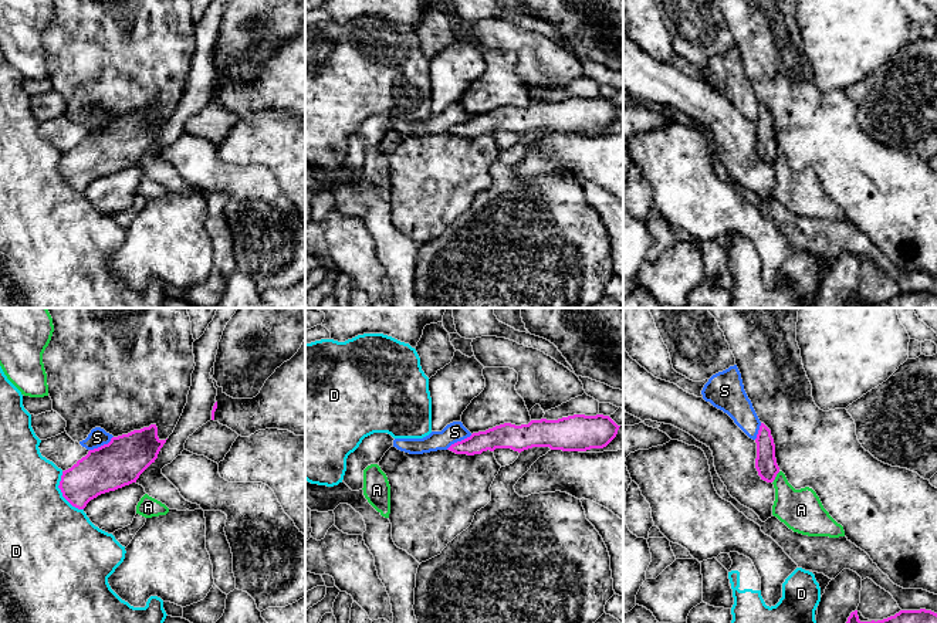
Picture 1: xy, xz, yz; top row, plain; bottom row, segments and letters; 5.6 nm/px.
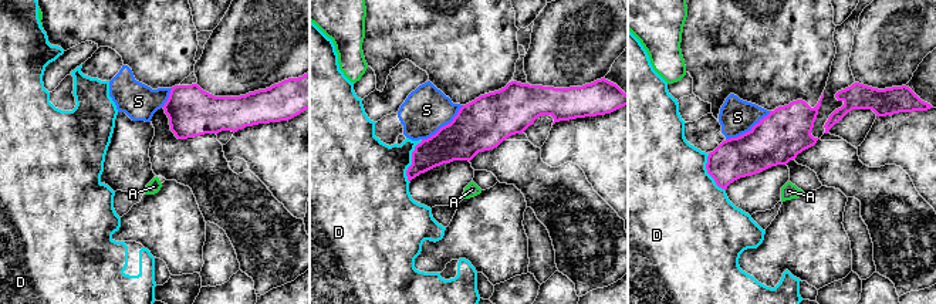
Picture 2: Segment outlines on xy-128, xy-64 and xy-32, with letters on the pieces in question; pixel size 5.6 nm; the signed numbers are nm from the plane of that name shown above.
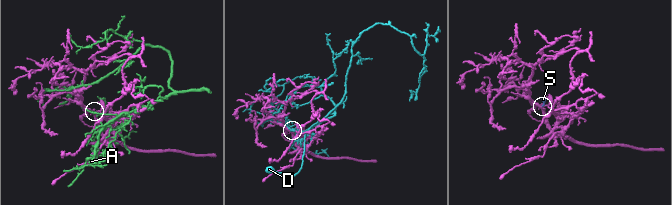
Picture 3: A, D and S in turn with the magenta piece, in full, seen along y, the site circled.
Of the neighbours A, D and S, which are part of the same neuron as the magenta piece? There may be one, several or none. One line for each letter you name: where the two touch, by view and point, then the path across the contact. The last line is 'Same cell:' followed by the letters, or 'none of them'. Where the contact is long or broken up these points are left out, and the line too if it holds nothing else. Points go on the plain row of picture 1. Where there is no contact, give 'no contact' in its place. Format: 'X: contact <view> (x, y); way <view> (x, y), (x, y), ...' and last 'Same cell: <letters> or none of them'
Same cell: none of them

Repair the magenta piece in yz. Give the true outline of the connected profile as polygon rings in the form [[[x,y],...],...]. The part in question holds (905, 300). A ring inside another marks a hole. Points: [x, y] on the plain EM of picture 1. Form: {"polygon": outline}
{"polygon": [[[926,291],[900,292],[883,302],[860,304],[855,292],[848,299],[846,308],[937,308],[937,295]]]}

